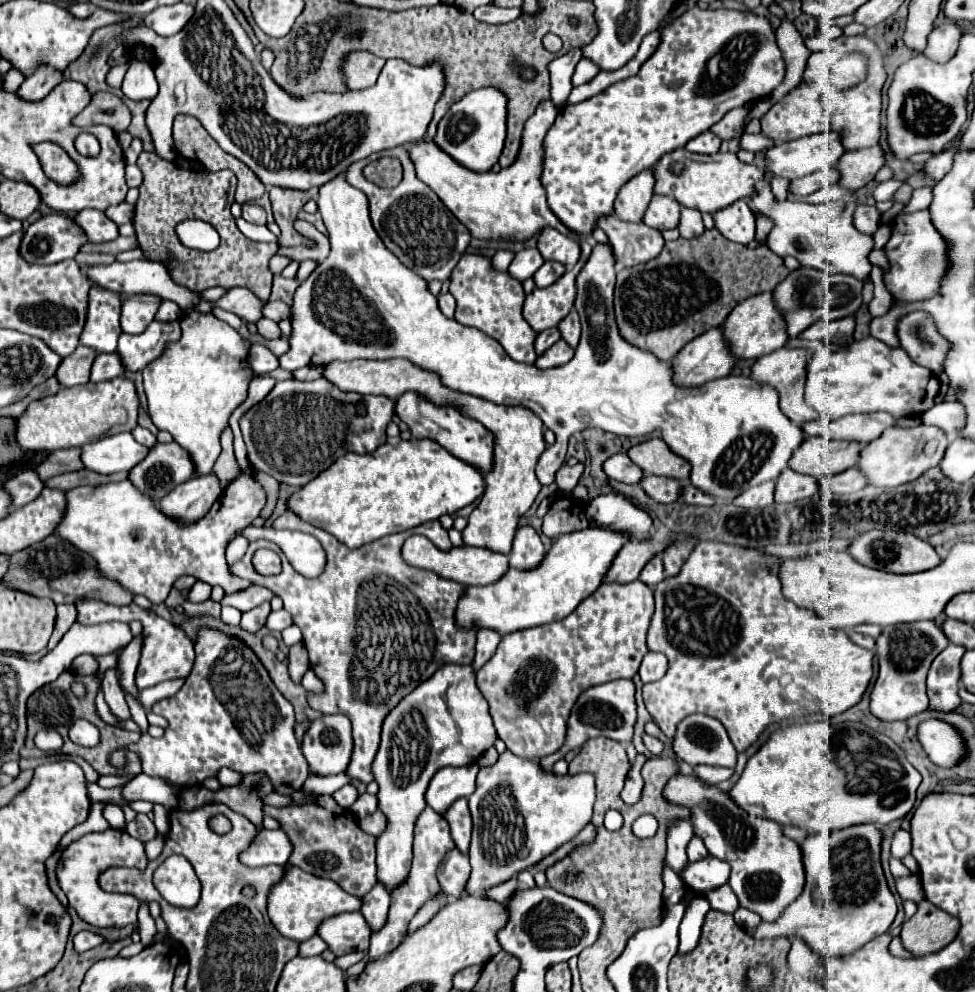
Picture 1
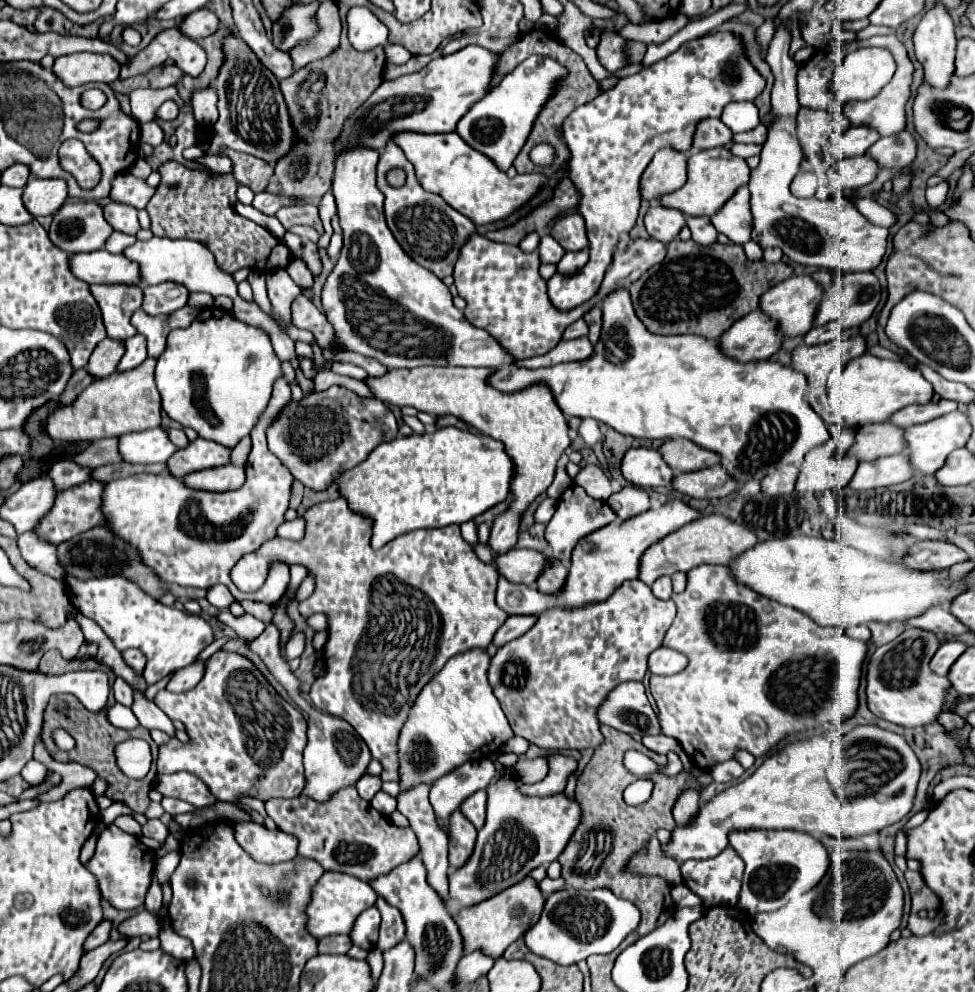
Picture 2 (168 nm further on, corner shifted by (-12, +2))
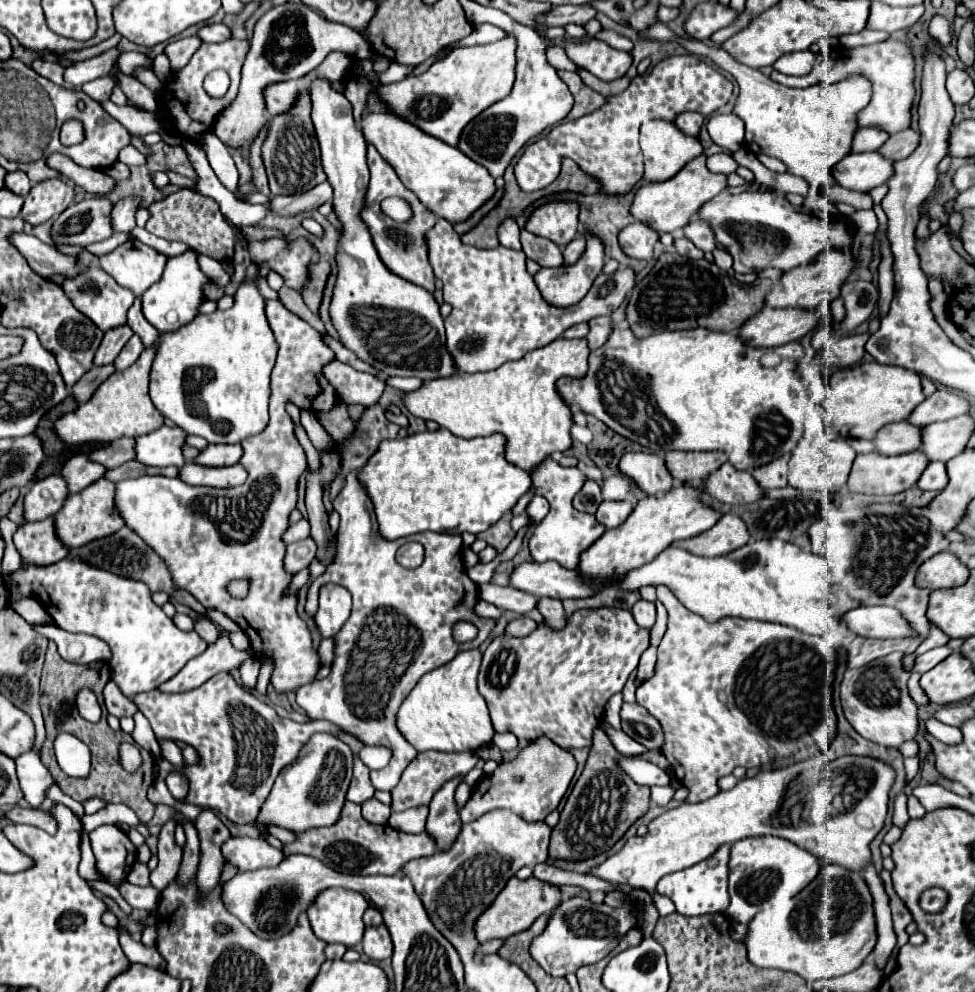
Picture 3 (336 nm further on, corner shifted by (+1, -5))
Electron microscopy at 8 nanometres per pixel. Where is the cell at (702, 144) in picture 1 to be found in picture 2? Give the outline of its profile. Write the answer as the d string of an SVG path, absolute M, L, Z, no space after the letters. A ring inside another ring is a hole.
M702 120L694 136L692 152L726 146L730 142L732 142L732 130L722 120Z

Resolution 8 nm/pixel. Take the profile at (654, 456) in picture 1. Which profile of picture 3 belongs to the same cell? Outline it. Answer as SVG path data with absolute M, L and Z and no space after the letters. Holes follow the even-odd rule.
M671 451L665 455L665 463L671 475L683 483L699 483L713 471L717 471L727 461L723 451L705 451L705 453L685 453Z

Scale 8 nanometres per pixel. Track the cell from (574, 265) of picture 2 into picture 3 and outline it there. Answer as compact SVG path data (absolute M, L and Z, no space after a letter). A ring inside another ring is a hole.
M577 235L565 249L563 249L563 253L565 253L565 259L567 259L567 263L565 265L569 265L569 263L575 263L581 255L583 255L583 251L585 251L585 235Z

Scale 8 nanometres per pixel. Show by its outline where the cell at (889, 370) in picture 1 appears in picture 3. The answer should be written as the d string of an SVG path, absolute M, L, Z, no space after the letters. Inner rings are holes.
M859 363L847 369L839 369L829 379L829 397L825 401L825 419L835 427L835 431L843 437L861 437L875 439L877 431L895 421L905 421L911 411L925 399L921 389L921 377L903 367Z

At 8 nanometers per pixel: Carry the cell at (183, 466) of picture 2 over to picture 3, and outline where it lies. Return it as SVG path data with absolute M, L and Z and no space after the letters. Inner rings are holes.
M209 445L201 451L201 455L195 459L199 465L207 467L225 467L235 465L243 457L241 445Z

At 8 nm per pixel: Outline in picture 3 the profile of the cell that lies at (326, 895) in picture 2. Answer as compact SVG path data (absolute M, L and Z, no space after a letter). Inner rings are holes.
M325 889L313 901L313 905L309 907L307 915L309 915L311 927L313 927L313 931L315 931L315 935L319 939L323 939L325 943L343 943L345 947L355 947L357 943L361 943L363 933L365 933L363 913L365 913L367 907L369 907L369 901L357 891Z

